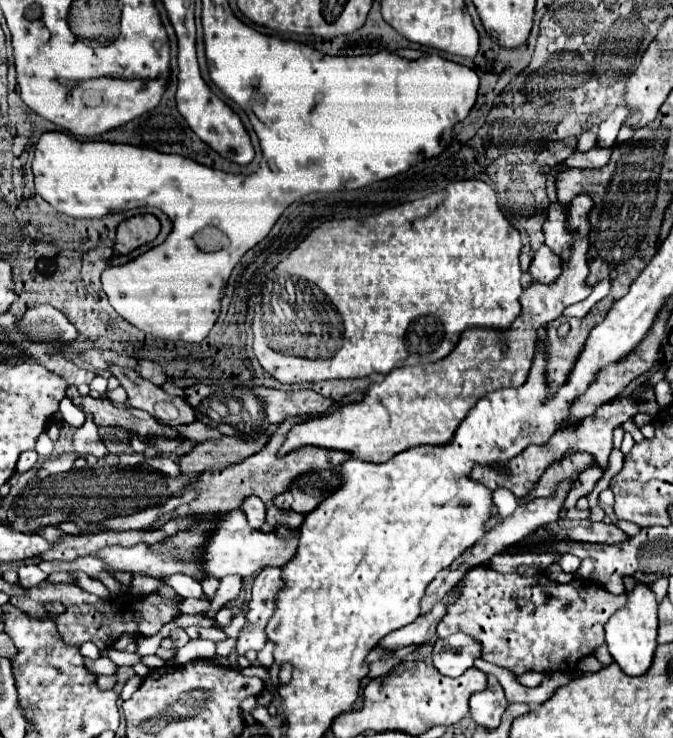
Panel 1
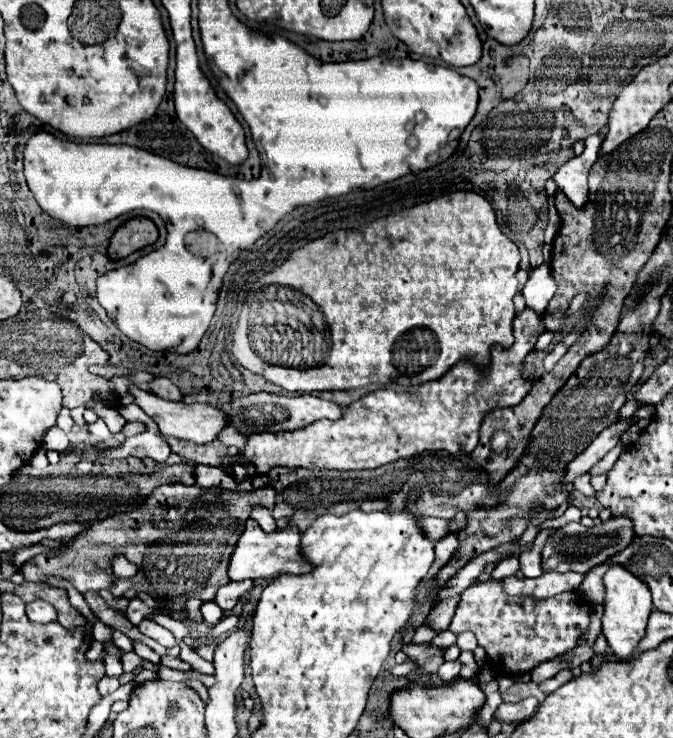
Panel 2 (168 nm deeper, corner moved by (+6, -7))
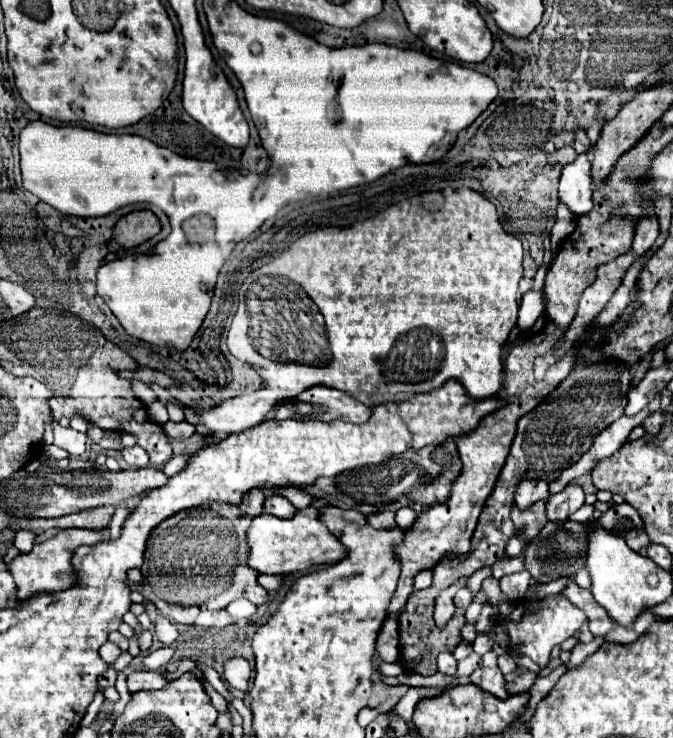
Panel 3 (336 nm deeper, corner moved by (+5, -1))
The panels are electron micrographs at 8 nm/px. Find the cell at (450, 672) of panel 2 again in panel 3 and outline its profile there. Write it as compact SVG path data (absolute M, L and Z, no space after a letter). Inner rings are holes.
M442 652L440 656L438 656L438 672L442 672L442 674L450 674L450 676L454 676L456 674L456 658L450 654L450 652Z

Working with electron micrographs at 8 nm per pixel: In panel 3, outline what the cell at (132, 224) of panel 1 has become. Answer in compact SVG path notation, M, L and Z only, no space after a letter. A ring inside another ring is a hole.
M136 210L122 216L114 226L112 240L120 248L138 246L160 232L160 220L150 210Z

